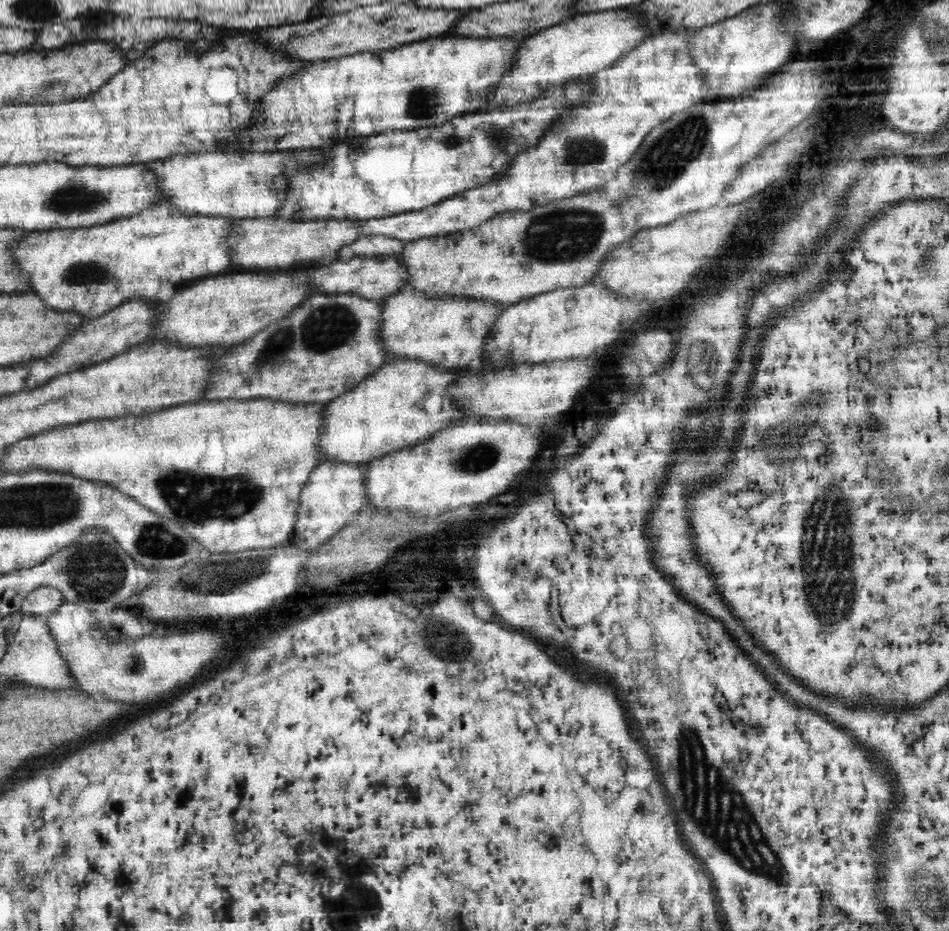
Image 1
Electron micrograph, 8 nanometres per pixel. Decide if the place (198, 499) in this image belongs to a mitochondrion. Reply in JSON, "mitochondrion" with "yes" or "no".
{"mitochondrion":"yes"}

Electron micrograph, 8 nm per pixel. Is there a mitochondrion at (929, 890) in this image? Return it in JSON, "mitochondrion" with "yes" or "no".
{"mitochondrion":"yes"}

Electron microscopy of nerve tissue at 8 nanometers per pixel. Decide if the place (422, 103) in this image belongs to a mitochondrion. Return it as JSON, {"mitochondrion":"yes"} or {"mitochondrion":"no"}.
{"mitochondrion":"yes"}

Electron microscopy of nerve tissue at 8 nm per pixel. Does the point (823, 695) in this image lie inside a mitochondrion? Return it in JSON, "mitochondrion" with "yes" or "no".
{"mitochondrion":"no"}

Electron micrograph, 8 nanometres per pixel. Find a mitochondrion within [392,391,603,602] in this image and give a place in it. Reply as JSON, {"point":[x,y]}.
{"point":[476,458]}

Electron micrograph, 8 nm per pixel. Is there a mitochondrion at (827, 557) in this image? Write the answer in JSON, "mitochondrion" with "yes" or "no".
{"mitochondrion":"yes"}

